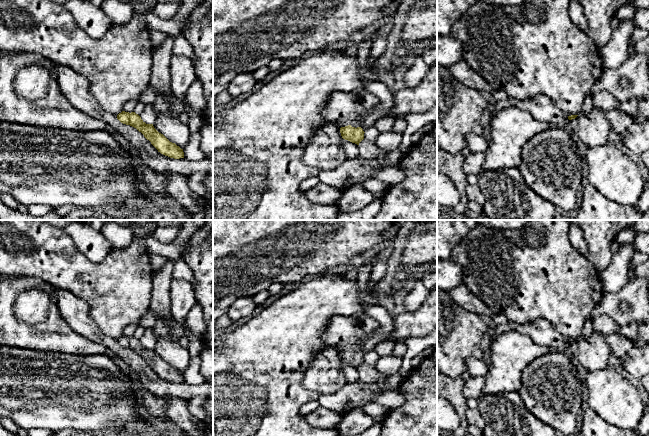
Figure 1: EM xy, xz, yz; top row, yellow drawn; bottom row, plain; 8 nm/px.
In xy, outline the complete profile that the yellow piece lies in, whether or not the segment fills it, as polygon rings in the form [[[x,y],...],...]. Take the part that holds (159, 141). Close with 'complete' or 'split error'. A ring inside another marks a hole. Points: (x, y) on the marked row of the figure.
[[[122,111],[117,115],[117,119],[123,124],[136,128],[161,154],[174,159],[184,158],[183,149],[159,133],[153,124],[146,124],[135,112]]] | complete

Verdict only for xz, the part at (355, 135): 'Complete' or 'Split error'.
Split error

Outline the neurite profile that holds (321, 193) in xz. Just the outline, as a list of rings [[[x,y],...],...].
[[[321,182],[304,192],[306,198],[316,204],[329,205],[336,204],[342,196],[344,190],[328,186]]]

